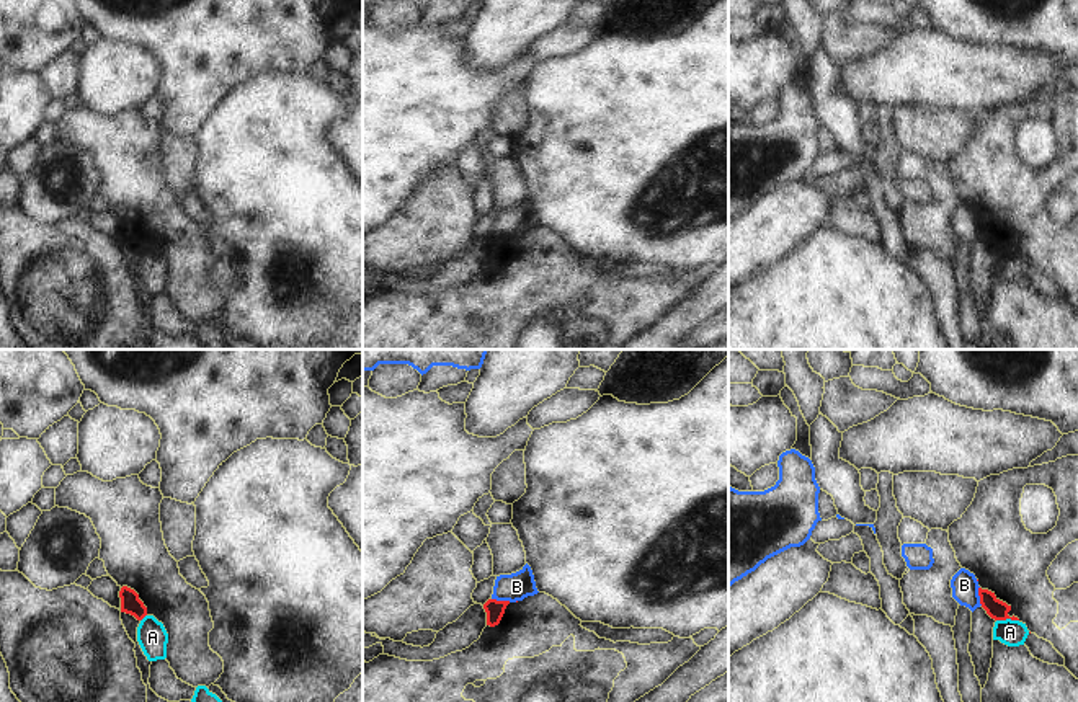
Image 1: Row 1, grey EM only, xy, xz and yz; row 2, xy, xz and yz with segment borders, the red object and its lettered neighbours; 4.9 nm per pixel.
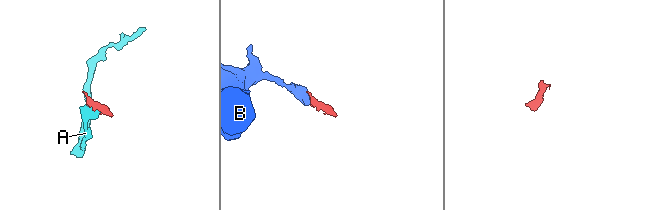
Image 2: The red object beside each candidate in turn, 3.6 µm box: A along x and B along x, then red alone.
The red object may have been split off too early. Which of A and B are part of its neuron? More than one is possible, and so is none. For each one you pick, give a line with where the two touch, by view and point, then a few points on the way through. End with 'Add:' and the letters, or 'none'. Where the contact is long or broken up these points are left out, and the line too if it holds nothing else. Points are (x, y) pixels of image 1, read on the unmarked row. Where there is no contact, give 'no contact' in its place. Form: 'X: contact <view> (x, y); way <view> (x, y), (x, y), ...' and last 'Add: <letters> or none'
A: contact yz (1006, 252); way yz (997, 244), (1006, 252), (1006, 263), (1010, 266)
Add: A

